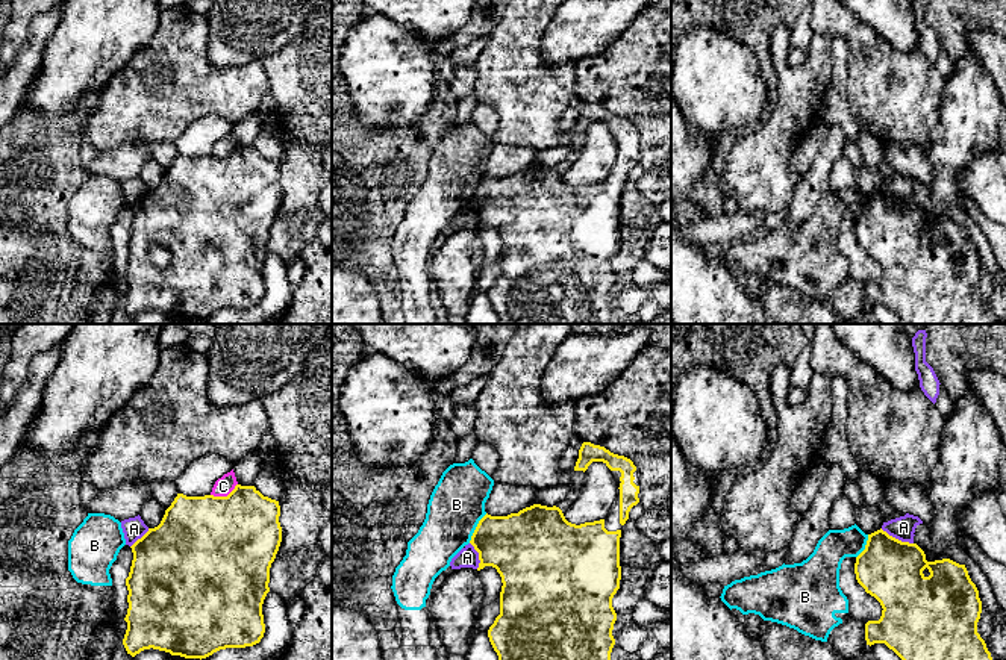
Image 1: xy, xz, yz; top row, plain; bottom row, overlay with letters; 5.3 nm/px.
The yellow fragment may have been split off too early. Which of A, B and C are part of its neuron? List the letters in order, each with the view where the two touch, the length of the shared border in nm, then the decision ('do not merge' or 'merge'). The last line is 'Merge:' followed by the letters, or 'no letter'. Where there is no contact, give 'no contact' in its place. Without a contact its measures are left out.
A: contact in yz; length 190 nm; do not merge
B: contact in xz; length 190 nm; do not merge
C: contact in xy; length 160 nm; do not merge
Merge: no letter

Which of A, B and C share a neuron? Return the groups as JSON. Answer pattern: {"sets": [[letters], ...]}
{"sets": [["A"], ["B"], ["C"]]}

